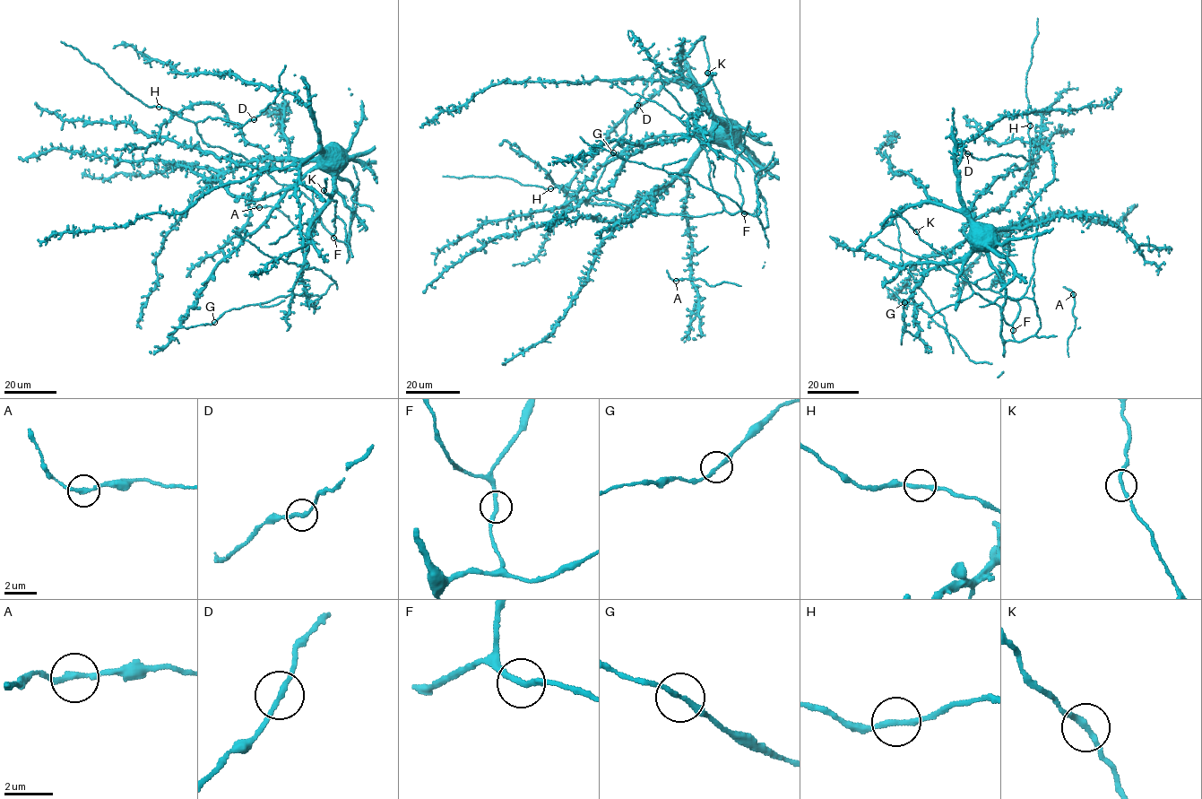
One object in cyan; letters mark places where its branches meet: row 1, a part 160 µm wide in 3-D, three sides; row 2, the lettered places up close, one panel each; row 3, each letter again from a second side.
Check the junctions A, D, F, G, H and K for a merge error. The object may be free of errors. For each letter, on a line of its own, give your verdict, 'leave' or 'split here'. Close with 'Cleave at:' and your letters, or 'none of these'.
A: leave
D: leave
F: leave
G: leave
H: leave
K: leave
Cleave at: none of these

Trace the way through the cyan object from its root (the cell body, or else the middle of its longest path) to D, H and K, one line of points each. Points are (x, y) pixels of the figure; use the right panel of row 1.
D: (972, 237), (1018, 222), (1053, 176), (1049, 149), (1033, 142), (1030, 160), (1007, 154), (979, 160), (967, 153)
H: (972, 237), (1018, 222), (1026, 208), (1052, 180), (1050, 151), (1030, 140), (1030, 125)
K: (972, 237), (1006, 290), (1000, 336), (1013, 340), (1000, 308), (973, 292), (916, 231)

